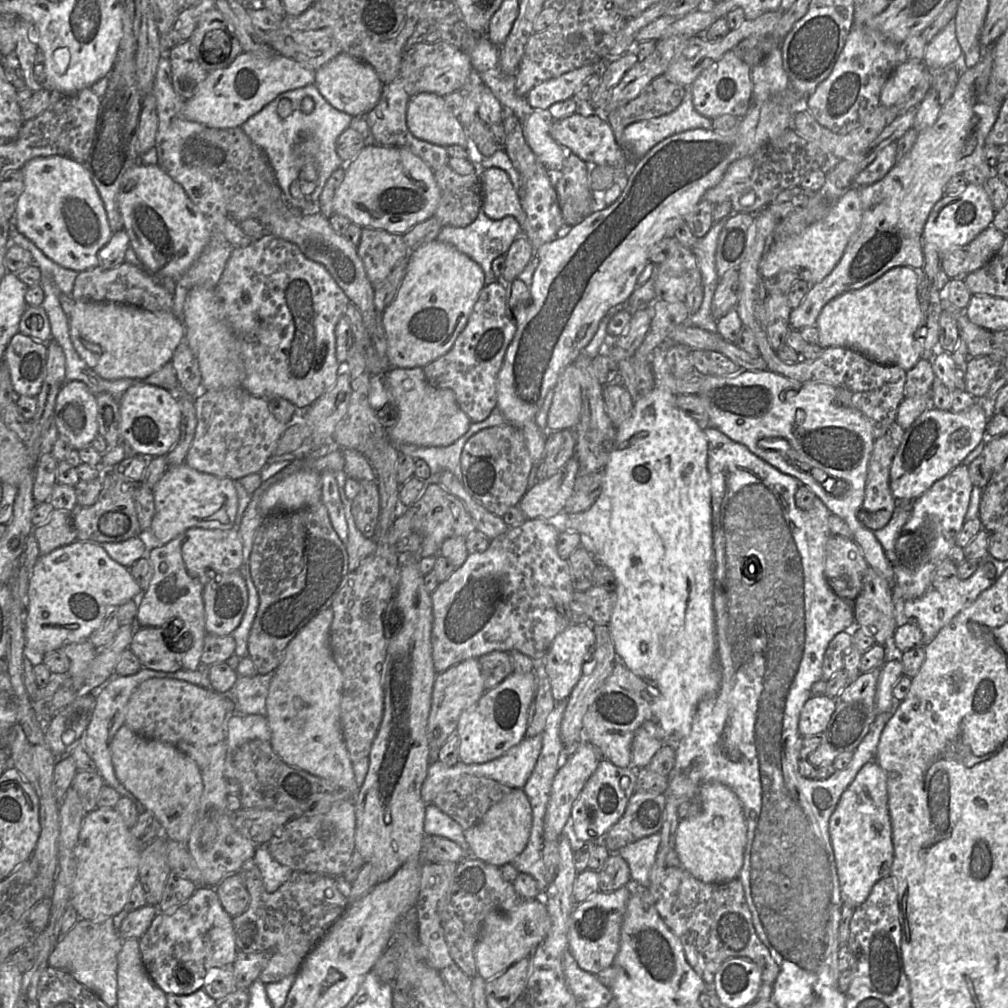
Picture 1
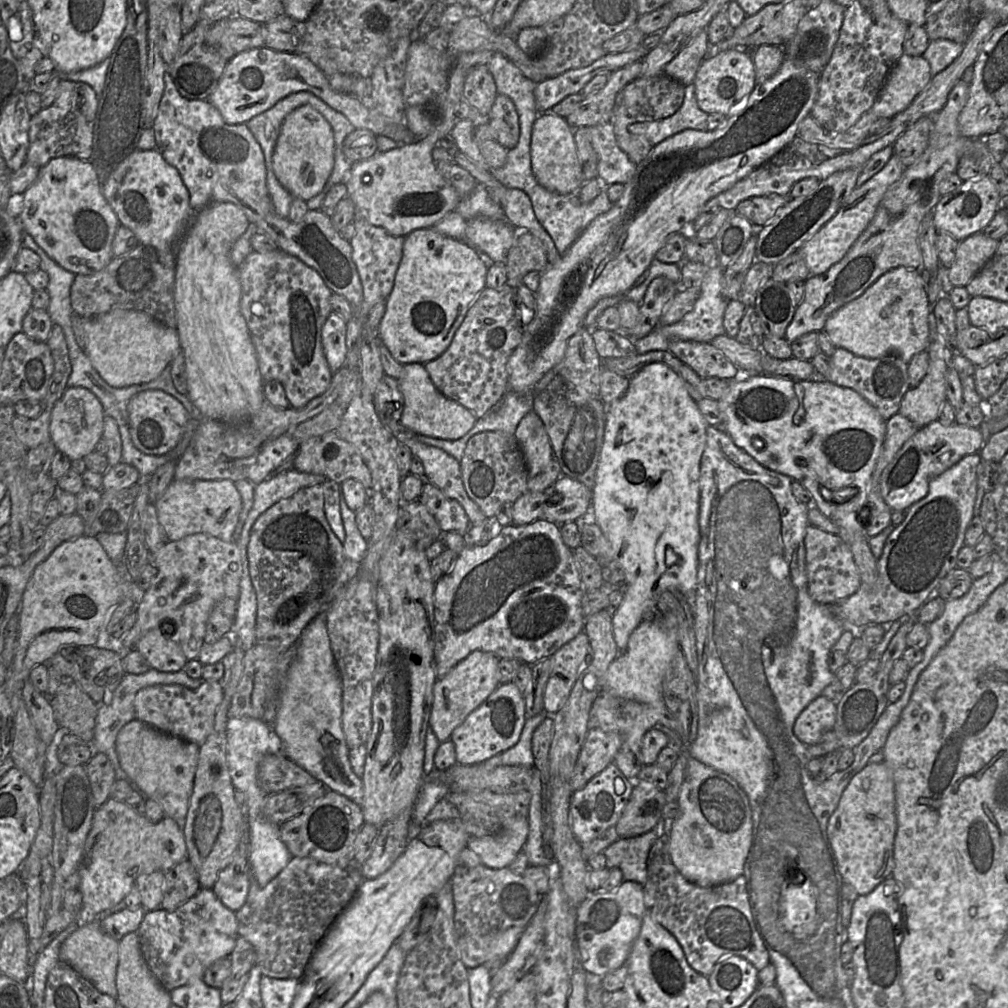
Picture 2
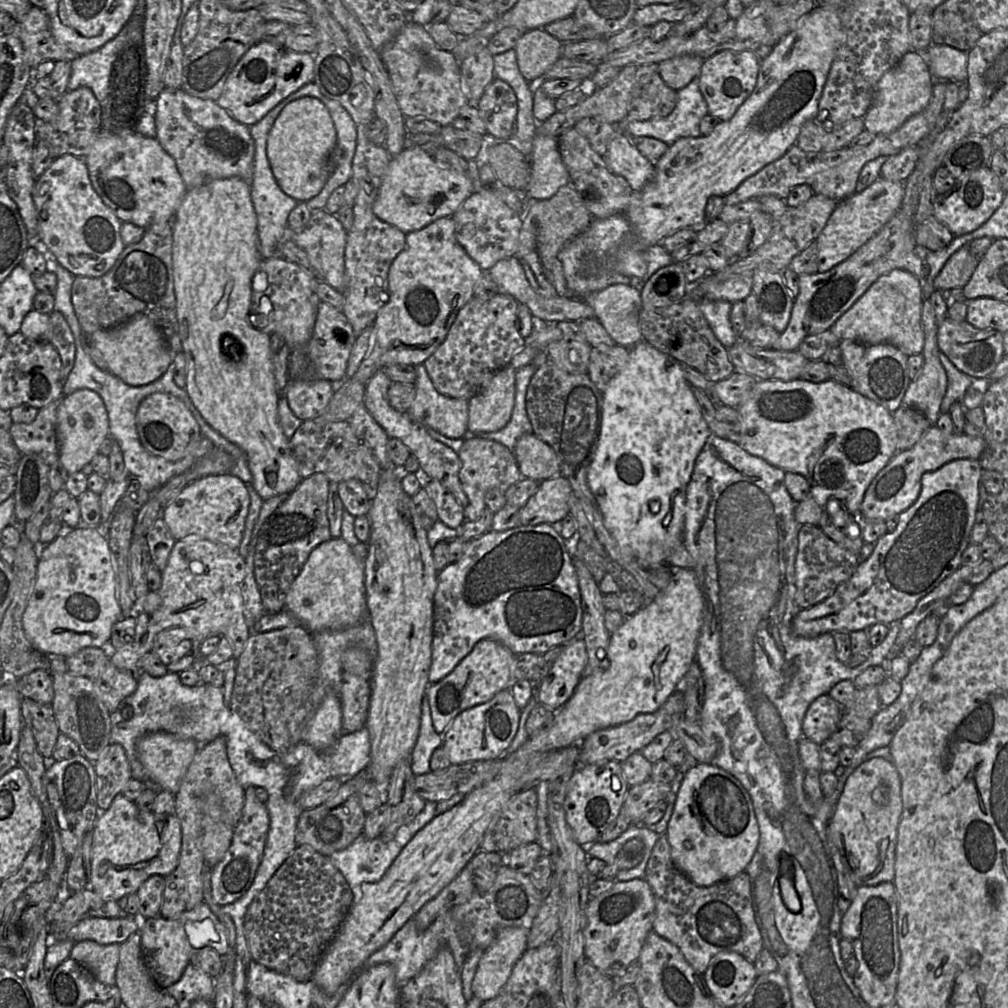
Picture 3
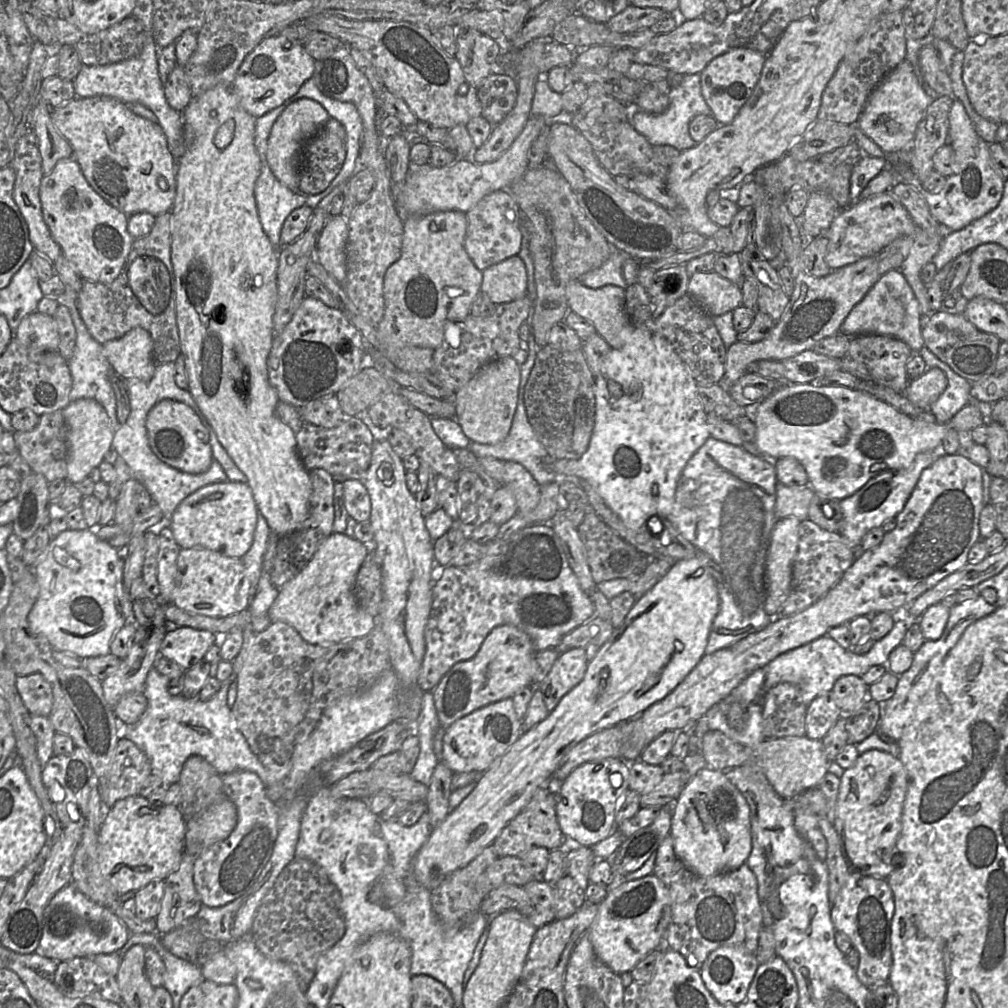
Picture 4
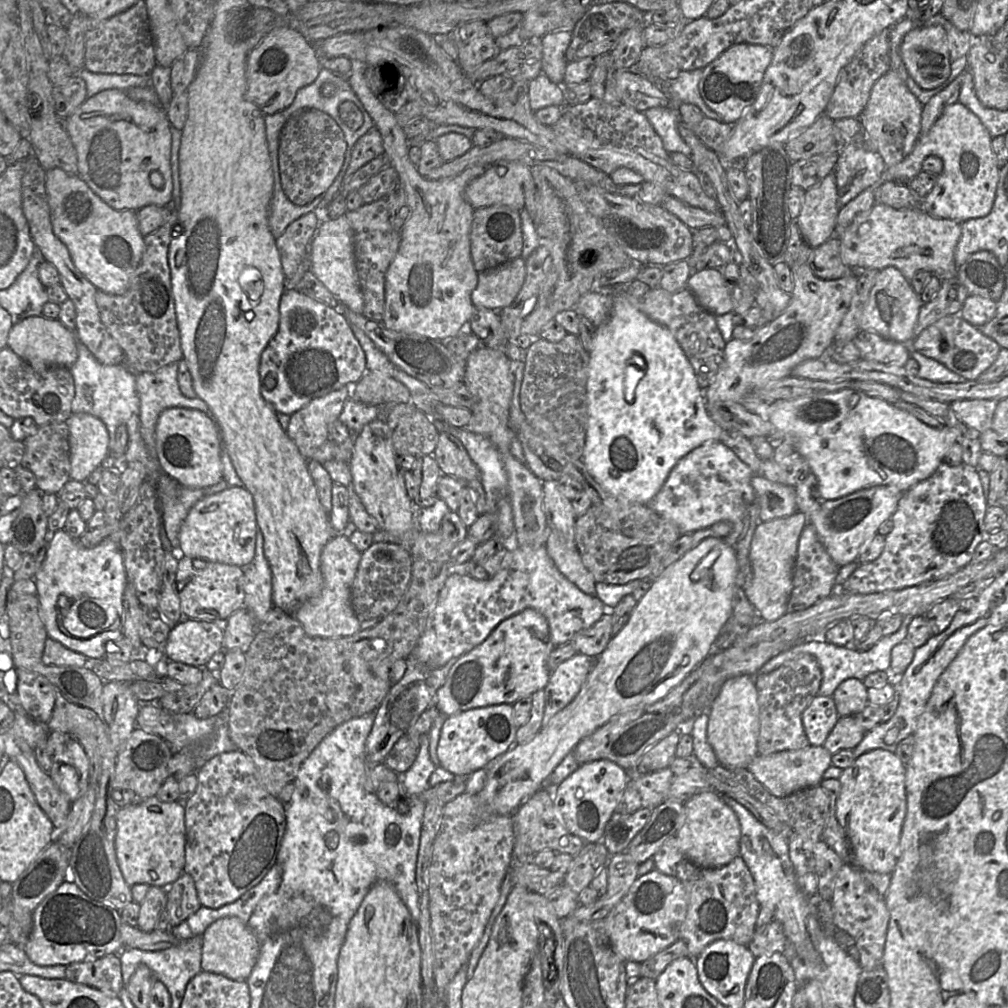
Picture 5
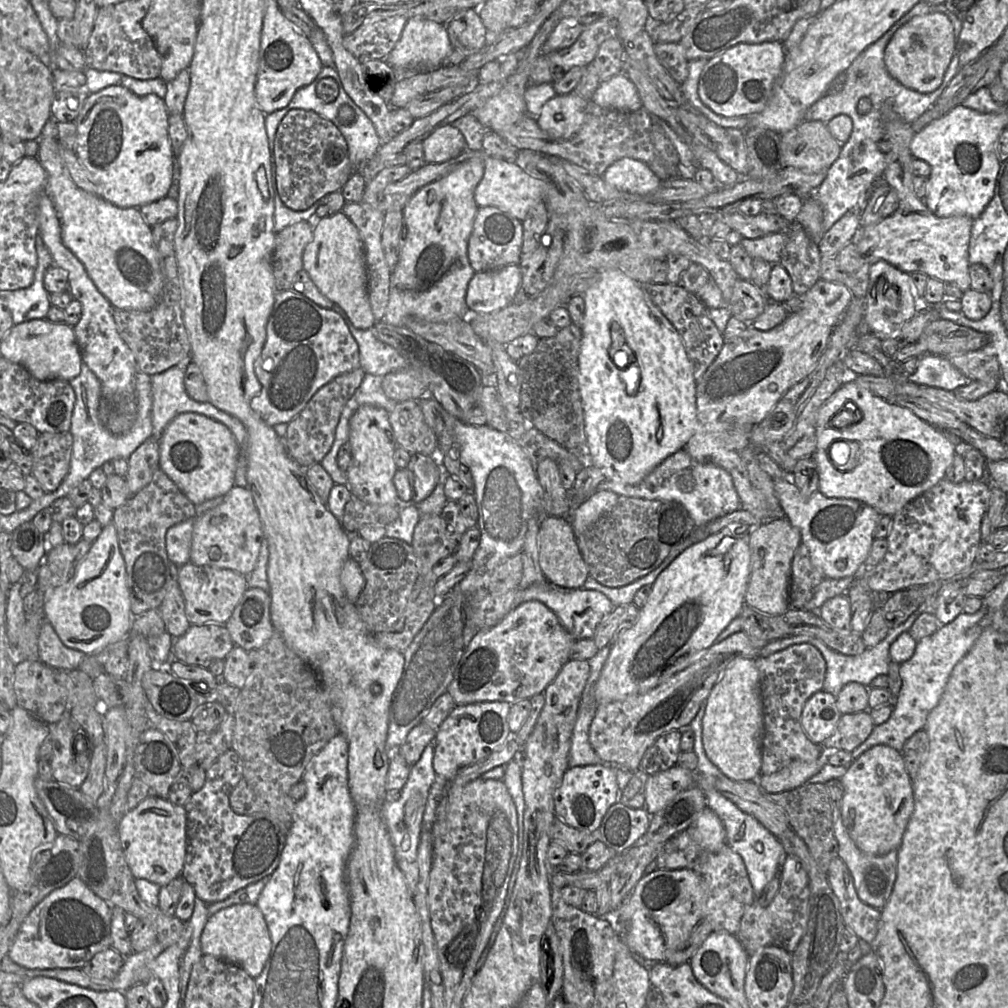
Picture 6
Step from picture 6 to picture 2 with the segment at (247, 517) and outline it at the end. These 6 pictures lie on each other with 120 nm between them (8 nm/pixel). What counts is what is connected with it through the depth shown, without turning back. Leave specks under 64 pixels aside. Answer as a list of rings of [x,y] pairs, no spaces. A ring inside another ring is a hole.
[[[173,479],[154,505],[168,541],[177,541],[194,533],[207,533],[223,541],[234,541],[242,500],[234,482],[229,479]]]

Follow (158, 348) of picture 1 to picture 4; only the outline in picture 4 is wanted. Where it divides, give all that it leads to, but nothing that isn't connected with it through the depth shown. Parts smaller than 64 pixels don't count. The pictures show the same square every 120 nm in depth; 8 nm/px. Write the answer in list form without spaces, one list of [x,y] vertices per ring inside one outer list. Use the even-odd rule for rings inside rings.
[[[141,327],[104,343],[103,352],[116,373],[125,379],[149,381],[155,373],[153,341],[150,333]]]

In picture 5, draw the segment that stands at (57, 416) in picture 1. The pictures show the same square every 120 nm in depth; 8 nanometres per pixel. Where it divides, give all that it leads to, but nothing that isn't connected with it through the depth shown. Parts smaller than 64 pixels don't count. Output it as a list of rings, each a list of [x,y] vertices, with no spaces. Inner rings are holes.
[[[84,412],[72,413],[65,423],[69,428],[70,478],[86,482],[90,473],[101,466],[110,453],[108,430],[99,418]]]

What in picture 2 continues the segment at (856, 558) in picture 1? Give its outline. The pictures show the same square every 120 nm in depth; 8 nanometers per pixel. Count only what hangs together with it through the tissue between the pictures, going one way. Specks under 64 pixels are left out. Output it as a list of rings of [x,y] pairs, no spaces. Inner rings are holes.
[[[809,525],[804,544],[807,590],[814,601],[821,604],[838,604],[859,589],[862,584],[859,569],[849,546],[839,535]]]

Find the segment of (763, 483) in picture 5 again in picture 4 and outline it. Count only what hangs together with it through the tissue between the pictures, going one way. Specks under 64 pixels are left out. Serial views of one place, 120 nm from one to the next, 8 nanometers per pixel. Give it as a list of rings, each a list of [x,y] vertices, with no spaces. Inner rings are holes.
[[[782,483],[776,485],[776,501],[774,513],[777,519],[794,516],[800,521],[808,518],[808,509],[814,495],[809,486],[787,486]]]

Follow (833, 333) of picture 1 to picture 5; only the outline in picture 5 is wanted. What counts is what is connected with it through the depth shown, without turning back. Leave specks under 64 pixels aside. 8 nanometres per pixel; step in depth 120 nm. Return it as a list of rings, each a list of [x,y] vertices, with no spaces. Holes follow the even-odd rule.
[[[885,267],[878,271],[875,283],[869,292],[860,317],[859,329],[875,332],[885,339],[911,345],[915,338],[914,327],[920,306],[919,295],[913,290],[911,282],[897,268]]]

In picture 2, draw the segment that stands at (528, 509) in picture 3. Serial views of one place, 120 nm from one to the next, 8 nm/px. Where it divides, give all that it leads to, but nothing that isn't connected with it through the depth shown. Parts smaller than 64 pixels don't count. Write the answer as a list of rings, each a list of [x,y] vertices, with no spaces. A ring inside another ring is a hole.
[[[561,475],[558,480],[544,490],[547,499],[544,503],[543,518],[553,523],[574,521],[582,516],[592,506],[592,490],[585,484],[567,475]]]

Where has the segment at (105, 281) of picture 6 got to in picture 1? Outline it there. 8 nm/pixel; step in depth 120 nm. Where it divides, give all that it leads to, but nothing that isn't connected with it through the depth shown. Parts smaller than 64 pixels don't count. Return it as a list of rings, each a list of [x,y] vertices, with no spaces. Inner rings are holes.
[[[64,156],[37,157],[22,169],[24,190],[14,222],[18,231],[56,264],[77,272],[98,265],[98,251],[112,235],[104,204],[84,163]]]

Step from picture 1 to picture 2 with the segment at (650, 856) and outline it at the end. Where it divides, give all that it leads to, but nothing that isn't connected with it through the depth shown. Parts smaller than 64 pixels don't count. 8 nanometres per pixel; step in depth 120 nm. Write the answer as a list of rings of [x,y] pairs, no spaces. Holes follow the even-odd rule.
[[[654,828],[639,836],[619,838],[602,852],[606,857],[606,868],[617,867],[622,871],[623,881],[644,885],[648,854],[658,837]]]

